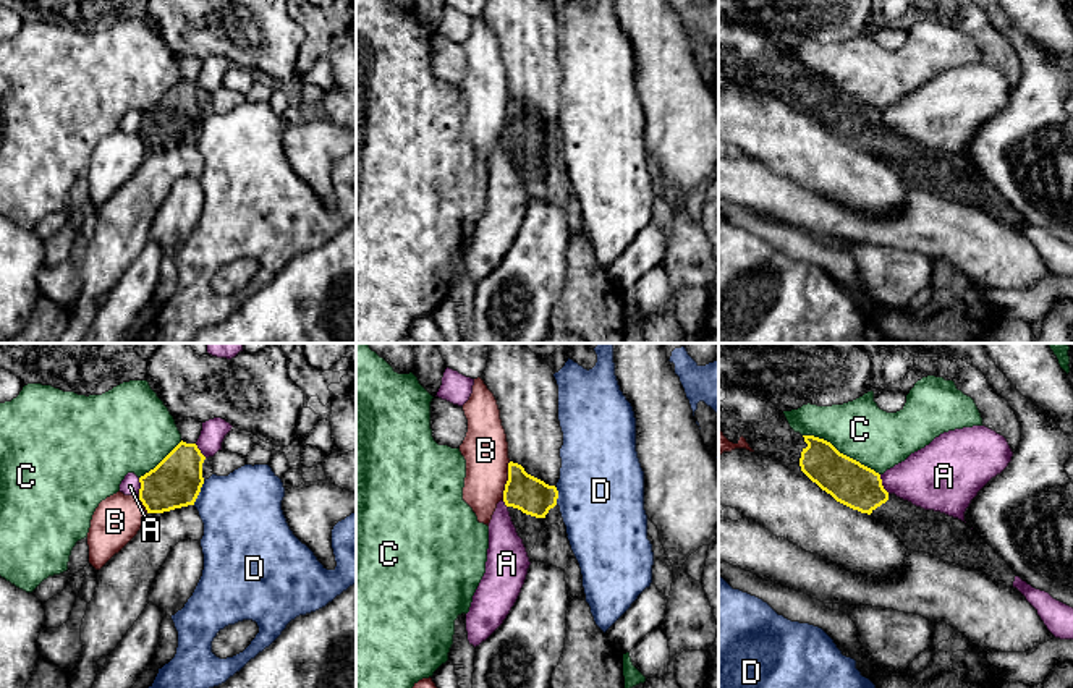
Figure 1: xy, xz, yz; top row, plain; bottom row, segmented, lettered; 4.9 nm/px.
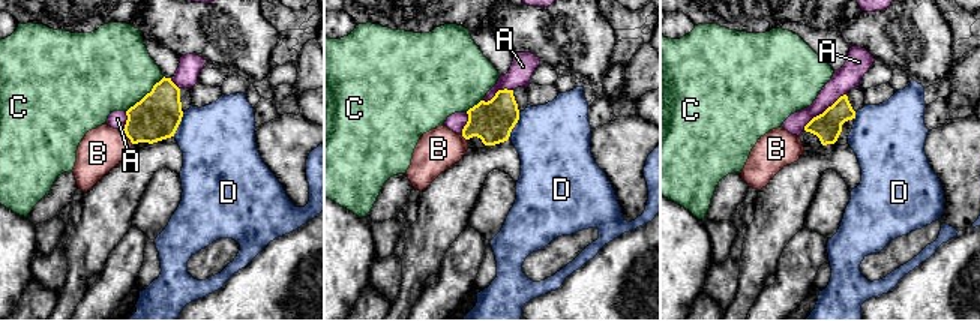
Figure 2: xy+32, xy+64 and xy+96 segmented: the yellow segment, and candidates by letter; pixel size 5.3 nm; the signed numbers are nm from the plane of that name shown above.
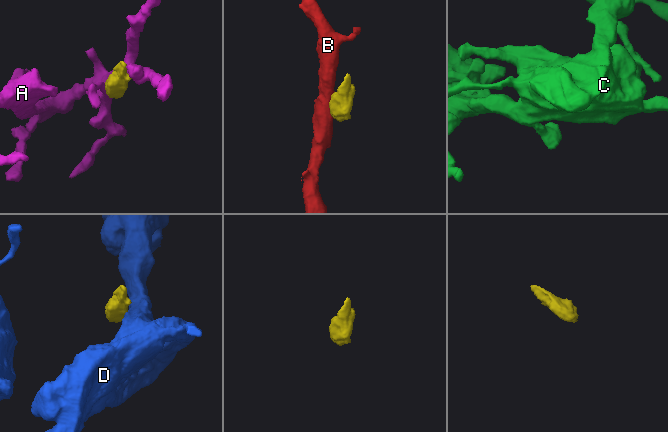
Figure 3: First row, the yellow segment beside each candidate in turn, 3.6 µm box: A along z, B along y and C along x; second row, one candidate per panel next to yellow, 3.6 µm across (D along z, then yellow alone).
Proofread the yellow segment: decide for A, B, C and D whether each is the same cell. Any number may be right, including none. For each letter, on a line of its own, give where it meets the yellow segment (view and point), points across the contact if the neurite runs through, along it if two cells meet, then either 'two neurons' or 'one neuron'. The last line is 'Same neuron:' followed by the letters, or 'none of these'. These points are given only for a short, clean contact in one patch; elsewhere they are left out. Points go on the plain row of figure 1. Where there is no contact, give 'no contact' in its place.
A: contact xy (141, 125); two neurons
B: contact xz (507, 118); border xz (510, 99), (502, 136); two neurons
C: contact yz (842, 91); two neurons
D: contact xy (199, 128); border xy (204, 118), (193, 141); two neurons
Same neuron: none of these

